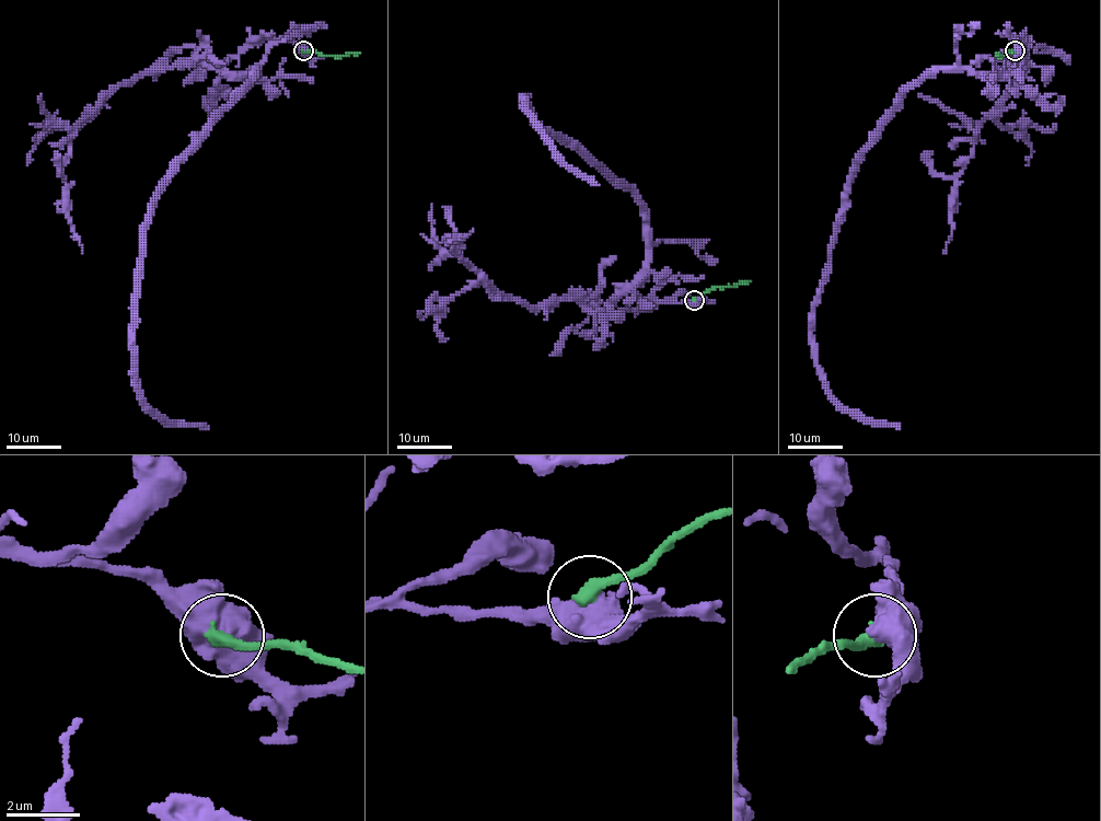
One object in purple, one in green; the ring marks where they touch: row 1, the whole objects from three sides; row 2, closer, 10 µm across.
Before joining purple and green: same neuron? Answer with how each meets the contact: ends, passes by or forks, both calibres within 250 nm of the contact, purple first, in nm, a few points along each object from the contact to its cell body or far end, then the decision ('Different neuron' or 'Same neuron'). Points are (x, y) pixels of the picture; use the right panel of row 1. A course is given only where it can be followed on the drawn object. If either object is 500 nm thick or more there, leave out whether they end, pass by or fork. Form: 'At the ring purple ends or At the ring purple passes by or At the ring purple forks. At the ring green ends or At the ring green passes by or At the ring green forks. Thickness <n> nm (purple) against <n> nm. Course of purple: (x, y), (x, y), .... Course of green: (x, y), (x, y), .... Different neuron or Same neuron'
Thickness 850 nm (purple) against 380 nm. Course of purple: (1015, 50), (1017, 38), (1026, 65), (1004, 73), (923, 76), (844, 195), (812, 356), (841, 405), (900, 428). Course of green: (1015, 50), (1001, 56), (996, 54). Different neuron

